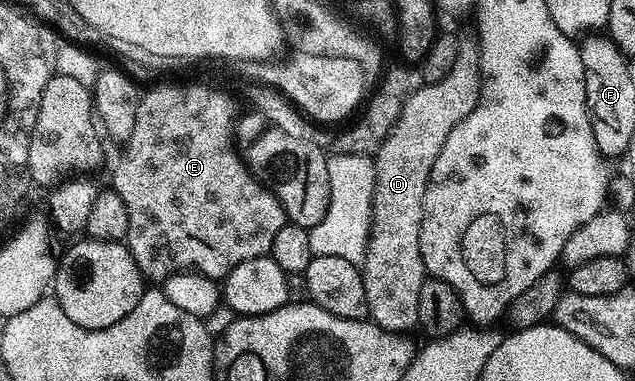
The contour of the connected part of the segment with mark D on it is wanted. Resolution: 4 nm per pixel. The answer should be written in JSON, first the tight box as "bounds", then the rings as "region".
{"bounds":[360,40,482,333],"region":[[[463,40],[456,51],[456,63],[452,63],[452,71],[448,71],[448,75],[444,75],[440,83],[423,84],[422,88],[416,90],[406,100],[392,131],[386,136],[377,153],[373,154],[374,193],[370,211],[370,237],[366,243],[366,257],[360,268],[364,279],[369,320],[382,329],[393,333],[406,333],[418,325],[420,287],[428,279],[420,255],[420,223],[424,215],[424,191],[430,182],[436,155],[440,155],[440,147],[444,147],[444,139],[452,135],[452,127],[456,127],[456,123],[472,115],[480,99],[481,90],[482,56],[478,53],[477,44],[473,40]]]}

